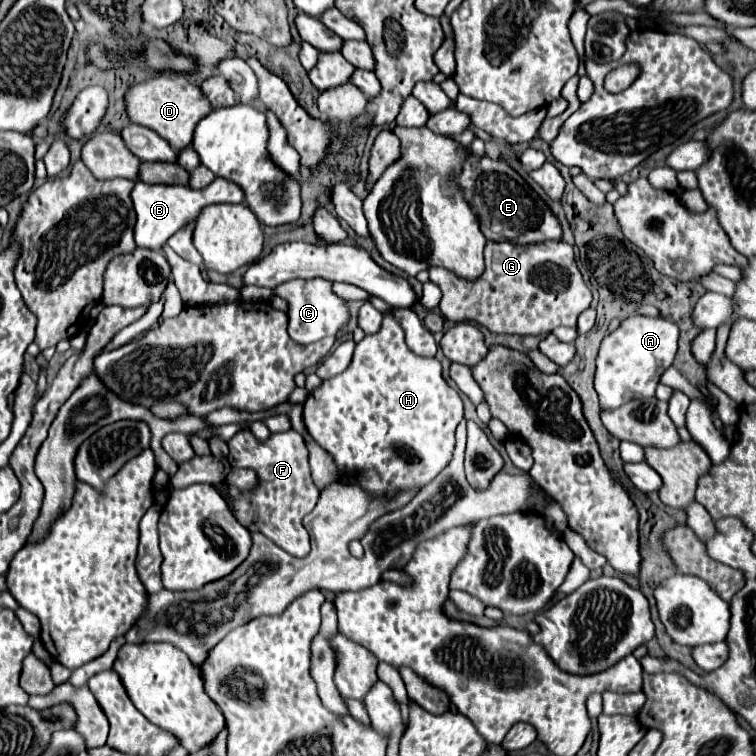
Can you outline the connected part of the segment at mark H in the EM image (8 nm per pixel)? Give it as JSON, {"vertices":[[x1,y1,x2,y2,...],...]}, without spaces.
{"vertices":[[392,314,384,316,376,334,368,334,356,344,350,368,324,380,304,402,306,430,334,458,338,478,352,478,370,496,384,500,406,490,422,490,450,464,456,444,454,434,462,416,462,398,444,380,440,360,414,354,406,344,400,322]]}

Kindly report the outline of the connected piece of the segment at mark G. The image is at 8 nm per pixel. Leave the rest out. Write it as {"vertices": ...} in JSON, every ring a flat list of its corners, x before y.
{"vertices":[[548,240,538,244,512,244,512,242,487,241,484,248,485,270,484,276,476,280,466,280,456,276,454,272,438,266,428,268,430,280,440,284,442,288,442,300,440,300,440,312,454,322,474,320,492,332,500,334,550,334,558,326,576,326,578,316,590,306,592,292,584,284,584,278,576,266,574,250,564,240]]}

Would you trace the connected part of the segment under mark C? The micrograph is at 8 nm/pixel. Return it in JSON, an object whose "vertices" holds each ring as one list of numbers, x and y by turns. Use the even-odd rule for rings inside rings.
{"vertices":[[294,278,280,284,272,292,288,302,288,334,298,344,312,344,324,336,336,336,338,330,350,320,348,302,332,290,332,282,326,278]]}

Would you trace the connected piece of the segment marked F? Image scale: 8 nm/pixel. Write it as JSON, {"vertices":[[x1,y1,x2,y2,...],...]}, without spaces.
{"vertices":[[242,430,228,440,230,464,234,468,252,468,260,476,260,486,250,492,240,492,228,486,234,496,234,510,238,522,246,528,262,526,262,534,274,540,288,554,306,558,310,552,310,536,302,526,302,518,314,510,320,490,314,486,308,468,308,450,298,432,288,430,280,434,270,434,266,442,258,442,250,430]]}

